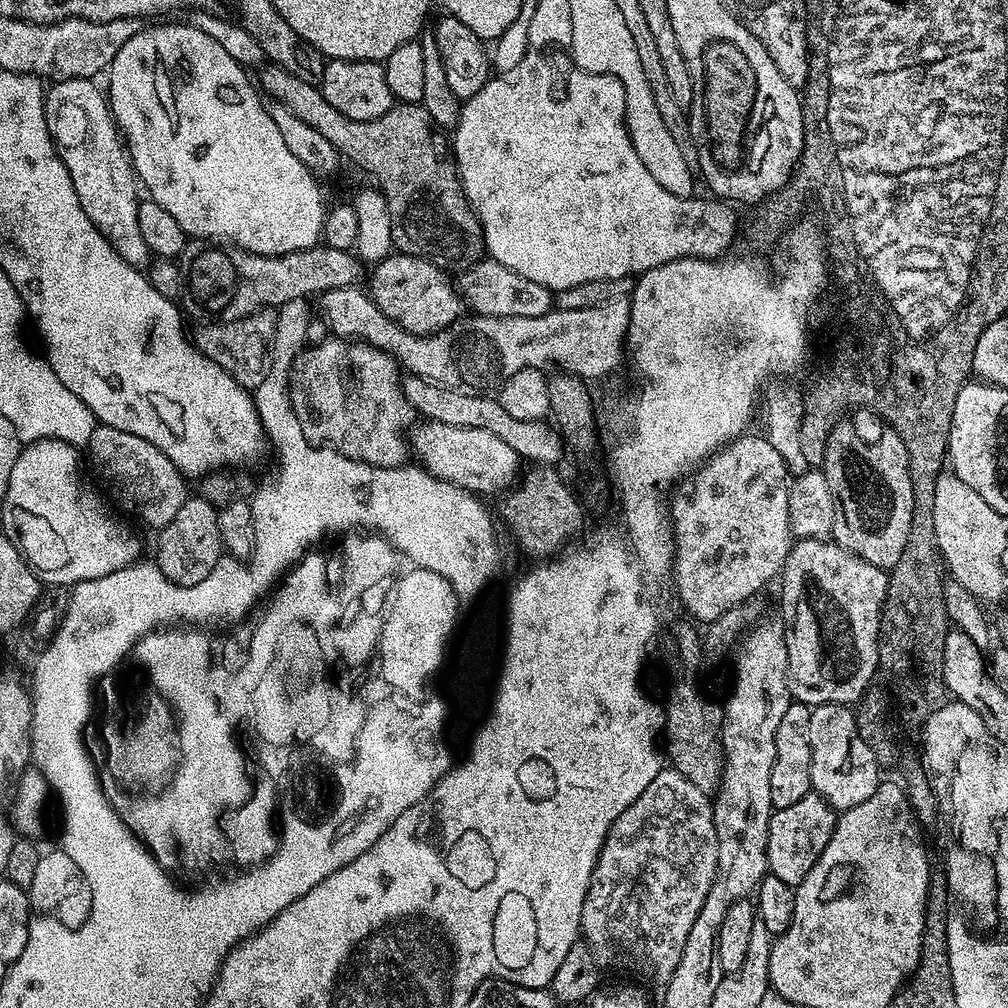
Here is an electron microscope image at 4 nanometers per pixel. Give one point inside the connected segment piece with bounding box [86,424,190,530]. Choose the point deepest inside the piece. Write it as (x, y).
(143, 480)

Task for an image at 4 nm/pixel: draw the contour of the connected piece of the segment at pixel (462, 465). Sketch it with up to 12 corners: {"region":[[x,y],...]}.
{"region":[[411,429],[425,472],[473,494],[517,483],[520,456],[490,430]]}

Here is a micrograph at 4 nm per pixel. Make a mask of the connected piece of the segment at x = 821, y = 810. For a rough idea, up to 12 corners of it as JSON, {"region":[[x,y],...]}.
{"region":[[821,796],[775,809],[769,873],[800,884],[834,834]]}

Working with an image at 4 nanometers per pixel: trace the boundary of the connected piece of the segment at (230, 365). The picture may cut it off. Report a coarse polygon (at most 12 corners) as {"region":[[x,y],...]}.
{"region":[[277,313],[205,323],[196,349],[249,390],[270,374]]}

